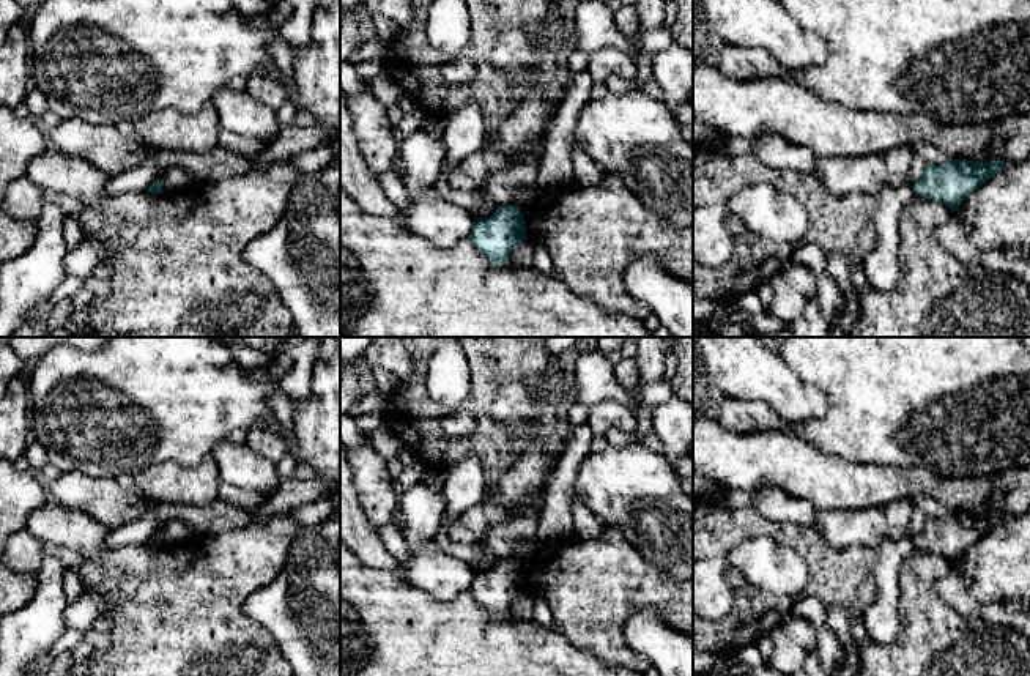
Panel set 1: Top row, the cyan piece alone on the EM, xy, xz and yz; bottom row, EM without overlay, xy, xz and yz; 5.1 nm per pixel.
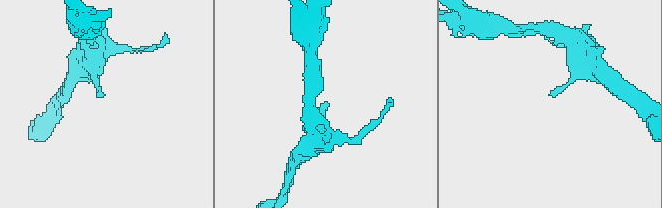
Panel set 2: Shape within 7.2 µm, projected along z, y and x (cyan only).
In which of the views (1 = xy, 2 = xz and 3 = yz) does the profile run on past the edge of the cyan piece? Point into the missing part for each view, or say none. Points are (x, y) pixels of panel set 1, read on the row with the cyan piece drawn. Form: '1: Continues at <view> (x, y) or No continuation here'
1: No continuation here
2: No continuation here
3: No continuation here

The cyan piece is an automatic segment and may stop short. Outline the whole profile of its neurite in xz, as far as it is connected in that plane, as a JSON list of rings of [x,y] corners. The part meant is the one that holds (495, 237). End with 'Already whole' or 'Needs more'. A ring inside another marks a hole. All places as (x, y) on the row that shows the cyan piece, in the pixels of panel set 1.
[[[501,205],[488,217],[476,217],[468,240],[493,266],[510,262],[510,252],[526,240],[521,208]]]. Already whole

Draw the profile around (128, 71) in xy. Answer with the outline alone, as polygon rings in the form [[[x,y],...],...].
[[[44,0],[25,24],[31,85],[47,96],[49,109],[58,117],[91,124],[137,121],[167,109],[194,113],[235,76],[249,79],[276,65],[271,43],[291,11],[288,0],[277,0],[266,11],[271,24],[250,27],[232,0]]]

